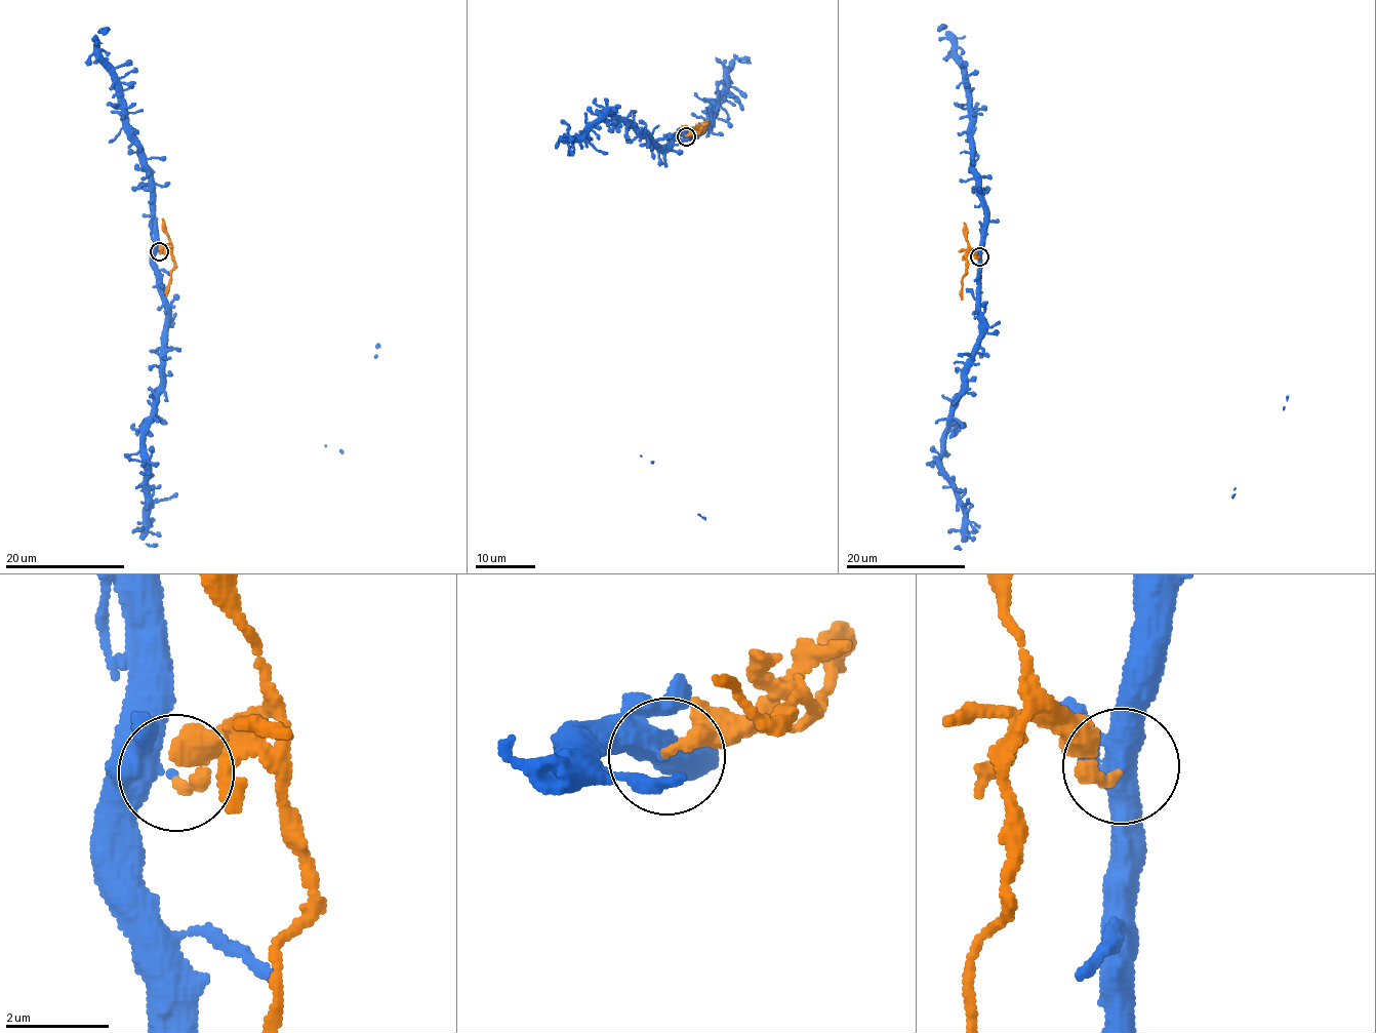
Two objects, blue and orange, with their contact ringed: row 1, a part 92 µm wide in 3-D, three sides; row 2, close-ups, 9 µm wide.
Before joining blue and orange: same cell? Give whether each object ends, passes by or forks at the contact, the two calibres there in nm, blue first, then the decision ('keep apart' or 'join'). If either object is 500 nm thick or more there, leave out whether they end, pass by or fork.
blue ends | orange ends | 480/220 nm | keep apart

